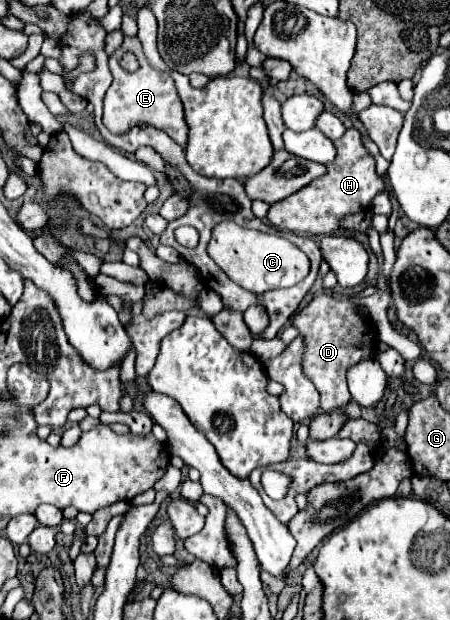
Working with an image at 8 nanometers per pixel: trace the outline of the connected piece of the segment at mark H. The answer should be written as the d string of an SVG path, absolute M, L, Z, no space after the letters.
M349 128L343 138L335 142L337 158L327 164L327 174L313 180L309 186L301 188L293 196L273 204L267 212L267 220L277 230L289 230L295 234L309 236L325 236L335 234L339 230L339 220L345 214L367 212L371 208L371 200L375 194L385 190L383 178L375 170L375 160L363 146L361 134L355 128Z

